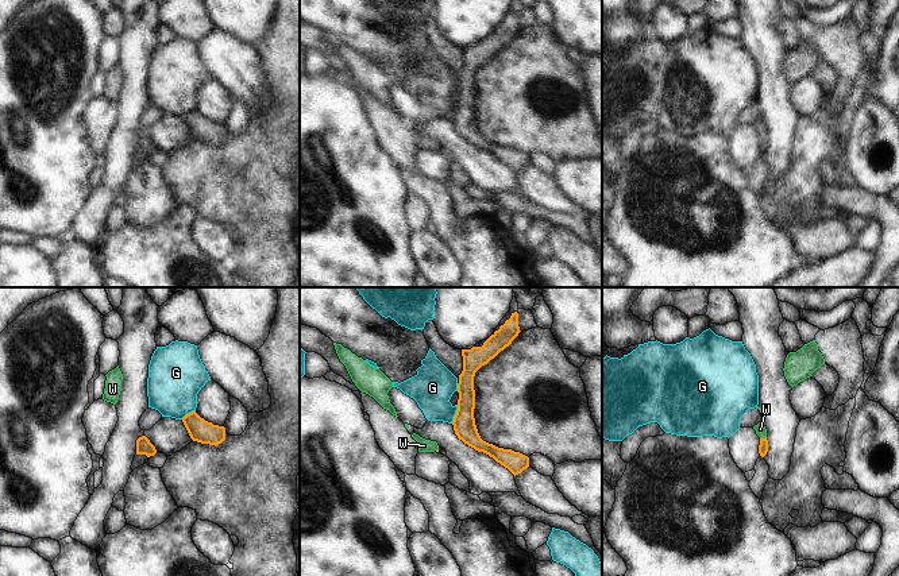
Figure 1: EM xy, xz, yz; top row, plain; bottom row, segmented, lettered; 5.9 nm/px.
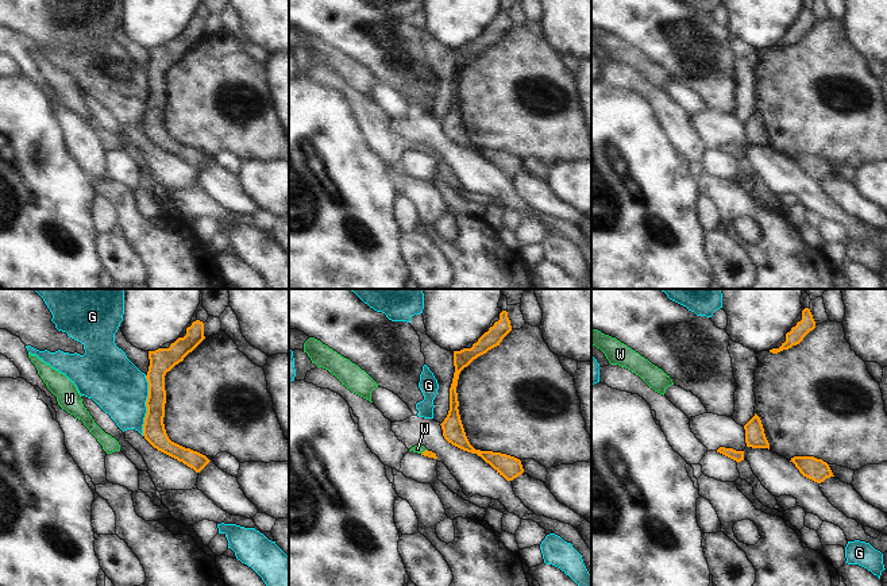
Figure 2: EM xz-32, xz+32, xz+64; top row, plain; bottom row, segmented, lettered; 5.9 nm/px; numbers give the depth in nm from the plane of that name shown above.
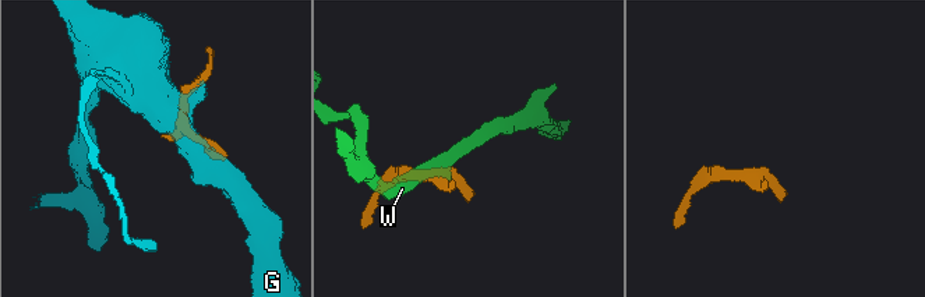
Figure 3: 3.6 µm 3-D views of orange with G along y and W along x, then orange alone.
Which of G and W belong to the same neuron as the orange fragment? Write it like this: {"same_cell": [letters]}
{"same_cell": ["W"]}

